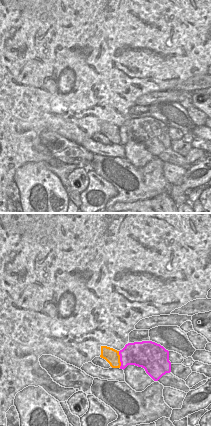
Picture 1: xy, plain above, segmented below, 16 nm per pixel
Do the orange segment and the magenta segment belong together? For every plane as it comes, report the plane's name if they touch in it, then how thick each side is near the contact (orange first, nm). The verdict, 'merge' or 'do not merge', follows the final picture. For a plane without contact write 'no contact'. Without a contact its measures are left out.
meets orange in xy; 240 nm thick on the orange side, 360 nm on the other

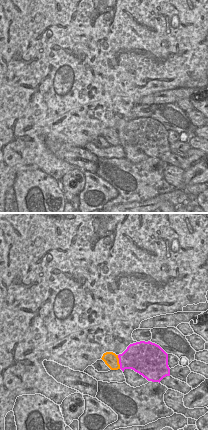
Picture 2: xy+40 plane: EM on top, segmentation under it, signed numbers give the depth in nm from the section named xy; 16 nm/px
meets orange in xy+40; 220 nm thick on the orange side, 360 nm on the other

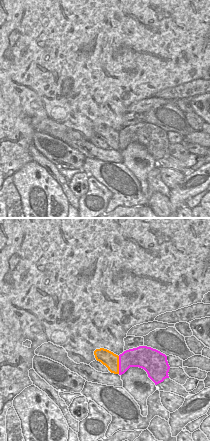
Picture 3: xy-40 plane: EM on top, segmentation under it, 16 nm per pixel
meets orange in xy-40; 240 nm thick on the orange side, 280 nm on the other

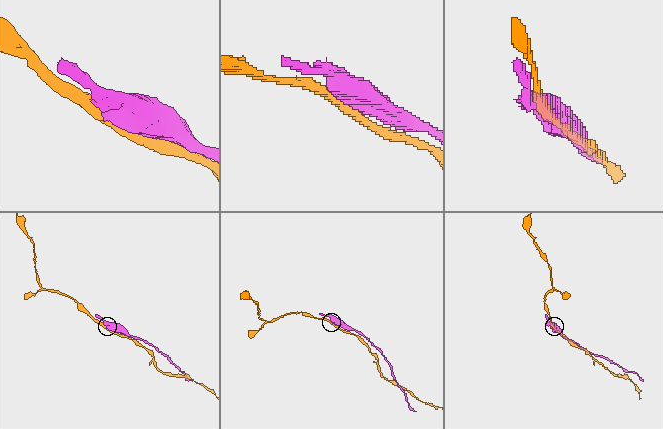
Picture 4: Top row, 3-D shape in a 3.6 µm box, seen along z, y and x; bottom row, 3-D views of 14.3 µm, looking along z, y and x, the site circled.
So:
do not merge

